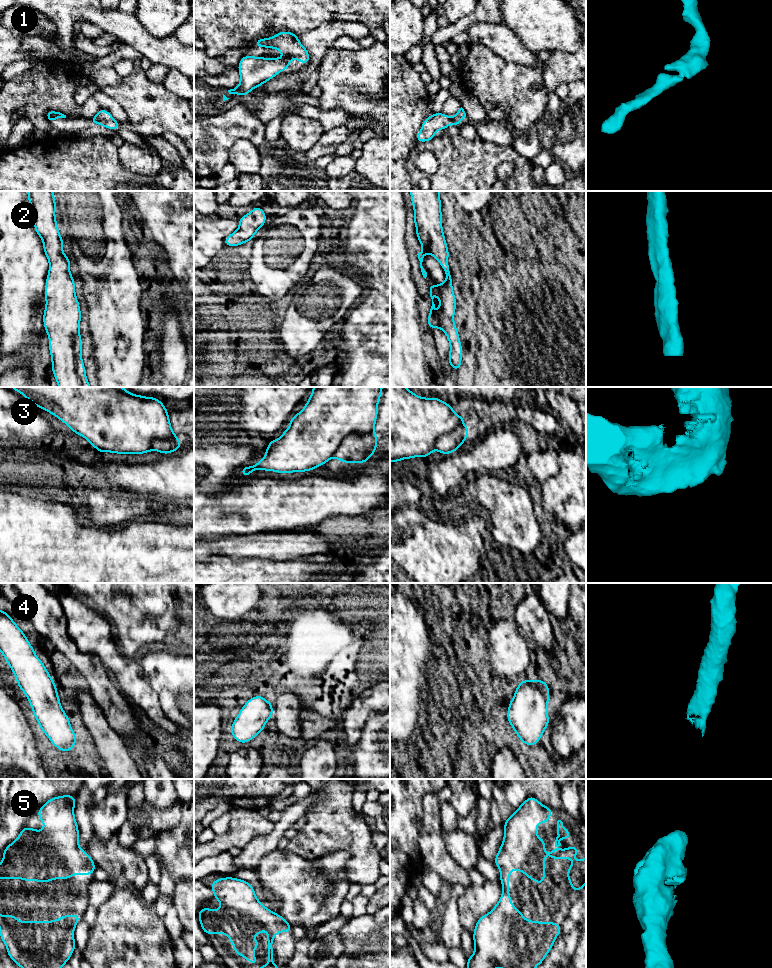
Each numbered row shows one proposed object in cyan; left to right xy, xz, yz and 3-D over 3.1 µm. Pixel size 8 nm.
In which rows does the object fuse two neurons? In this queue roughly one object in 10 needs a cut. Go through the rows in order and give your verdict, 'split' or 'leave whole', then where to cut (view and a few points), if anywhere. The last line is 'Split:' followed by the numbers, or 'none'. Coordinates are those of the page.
1: leave whole | no cut
2: leave whole | no cut
3: split | xz (374, 432), (348, 434), (332, 456)
4: leave whole | no cut
5: leave whole | no cut
Split: 3

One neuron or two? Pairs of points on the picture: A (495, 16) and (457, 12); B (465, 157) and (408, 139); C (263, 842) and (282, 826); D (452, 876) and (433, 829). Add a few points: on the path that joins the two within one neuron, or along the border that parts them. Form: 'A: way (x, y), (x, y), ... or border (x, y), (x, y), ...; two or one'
A: border (474, 10), (449, 24); two
B: border (416, 143), (410, 151), (405, 164); two
C: way (268, 840), (277, 831); one
D: way (443, 864), (435, 856), (433, 841); one

